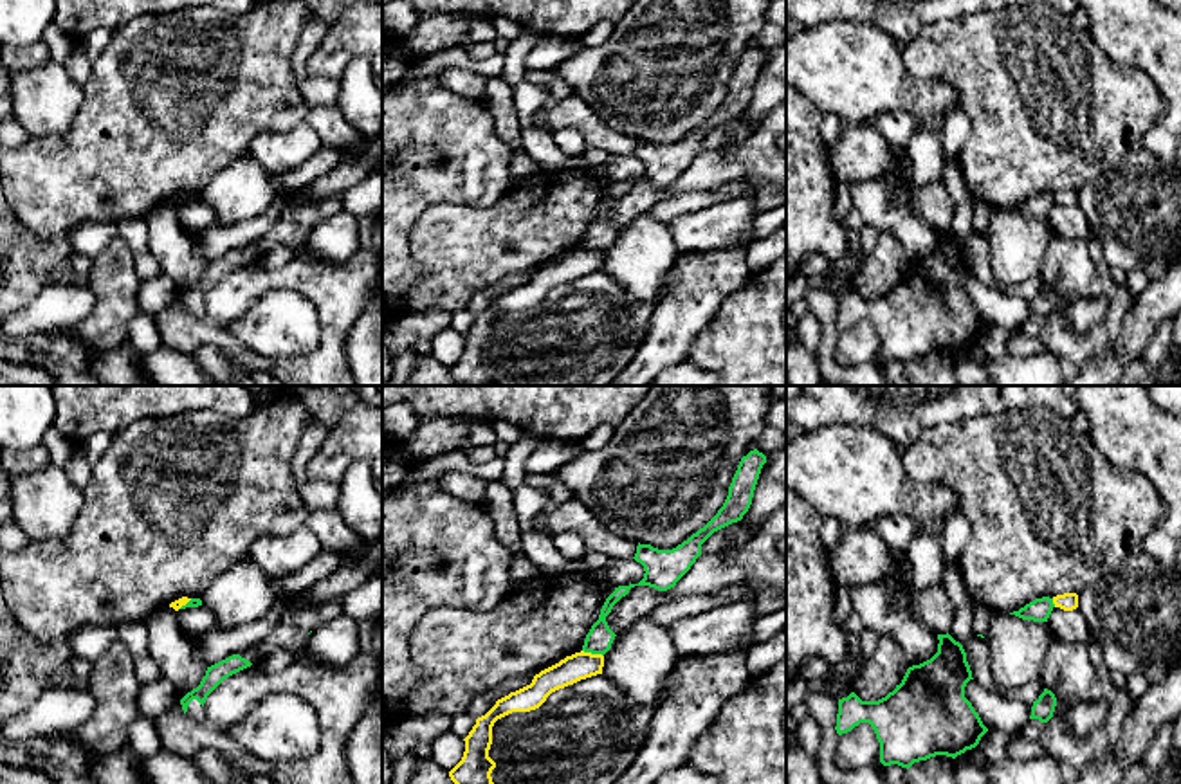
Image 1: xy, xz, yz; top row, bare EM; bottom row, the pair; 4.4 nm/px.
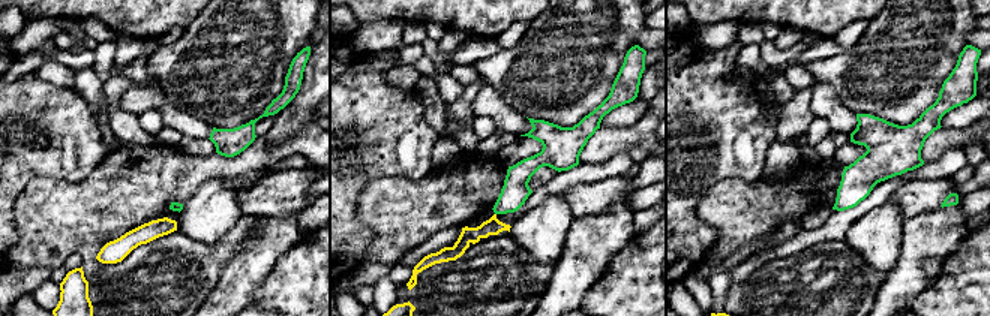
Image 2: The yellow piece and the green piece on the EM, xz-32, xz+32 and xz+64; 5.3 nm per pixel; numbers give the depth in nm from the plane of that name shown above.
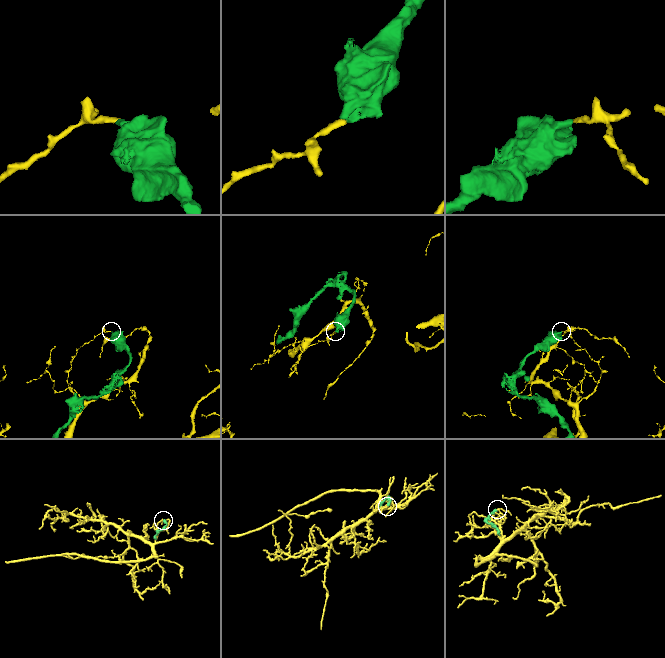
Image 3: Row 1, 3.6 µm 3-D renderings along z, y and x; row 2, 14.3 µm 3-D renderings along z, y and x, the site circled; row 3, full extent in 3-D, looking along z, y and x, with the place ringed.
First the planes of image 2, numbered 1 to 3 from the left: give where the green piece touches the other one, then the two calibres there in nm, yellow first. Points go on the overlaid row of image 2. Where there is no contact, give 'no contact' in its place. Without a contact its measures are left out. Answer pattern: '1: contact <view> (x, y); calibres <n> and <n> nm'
1: no contact
2: no contact
3: no contact

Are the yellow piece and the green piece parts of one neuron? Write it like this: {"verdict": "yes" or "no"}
{"verdict": "no"}

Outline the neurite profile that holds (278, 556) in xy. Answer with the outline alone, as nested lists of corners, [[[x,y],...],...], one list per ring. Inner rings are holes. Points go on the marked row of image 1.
[[[301,526],[288,535],[265,535],[252,542],[247,557],[270,579],[299,571],[323,550],[321,541]]]

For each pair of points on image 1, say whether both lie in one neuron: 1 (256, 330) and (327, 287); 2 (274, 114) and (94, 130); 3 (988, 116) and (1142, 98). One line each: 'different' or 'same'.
1: different
2: same
3: same

